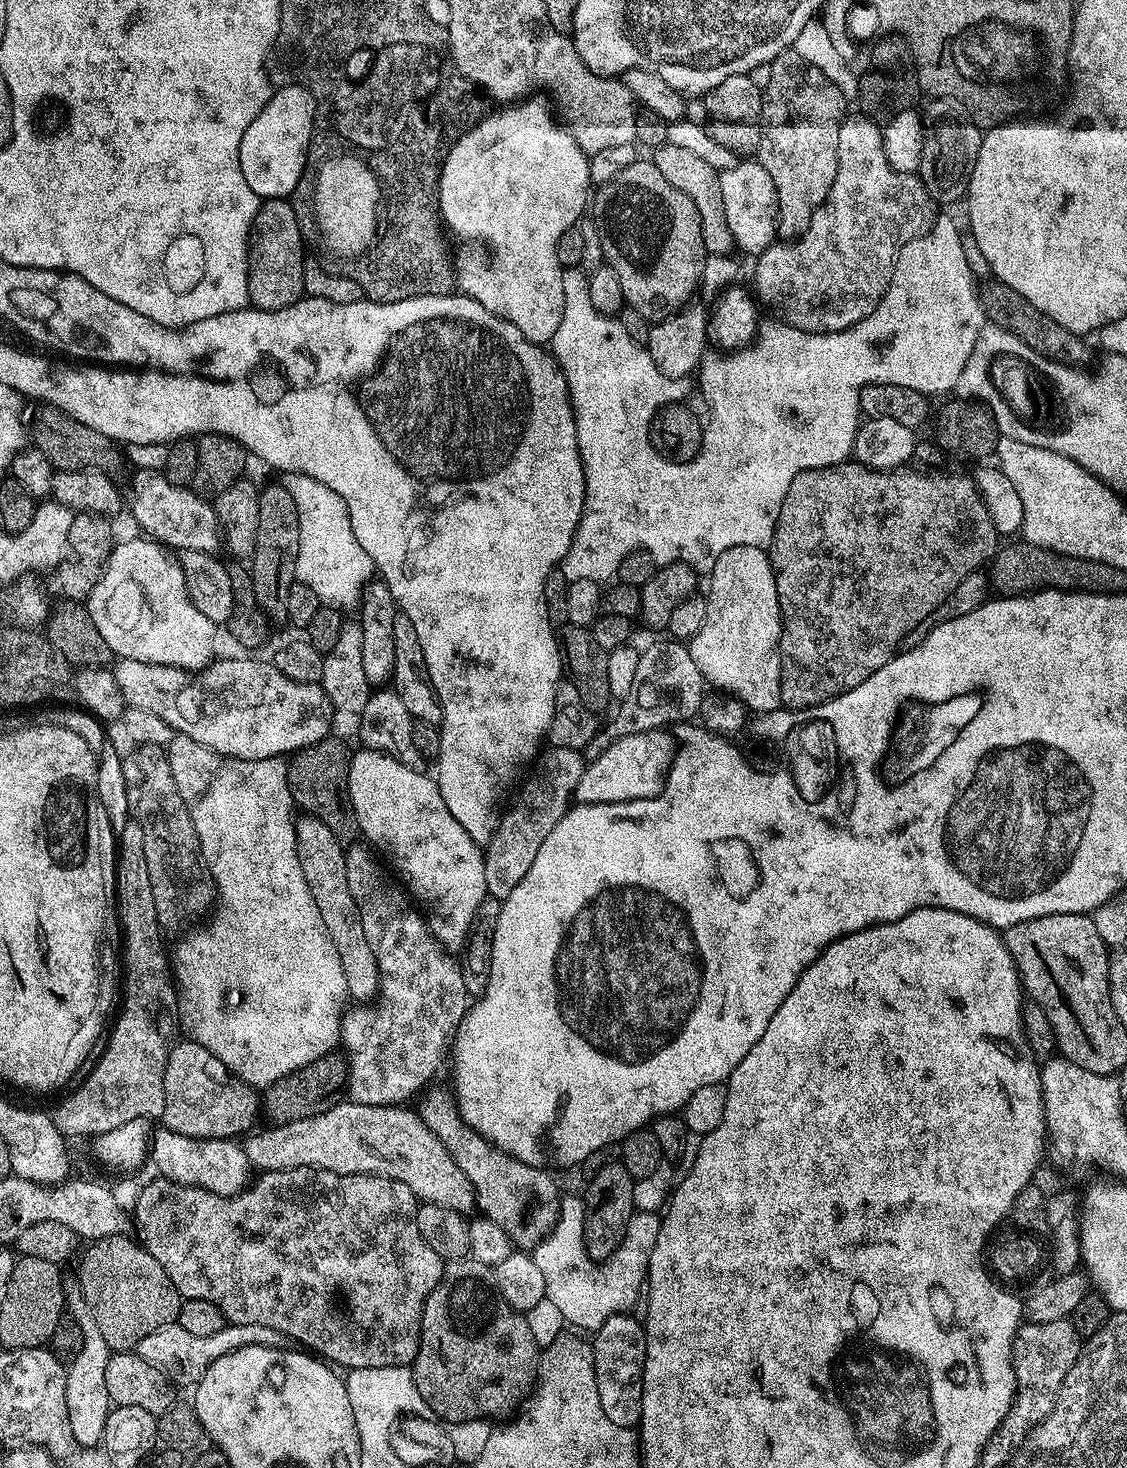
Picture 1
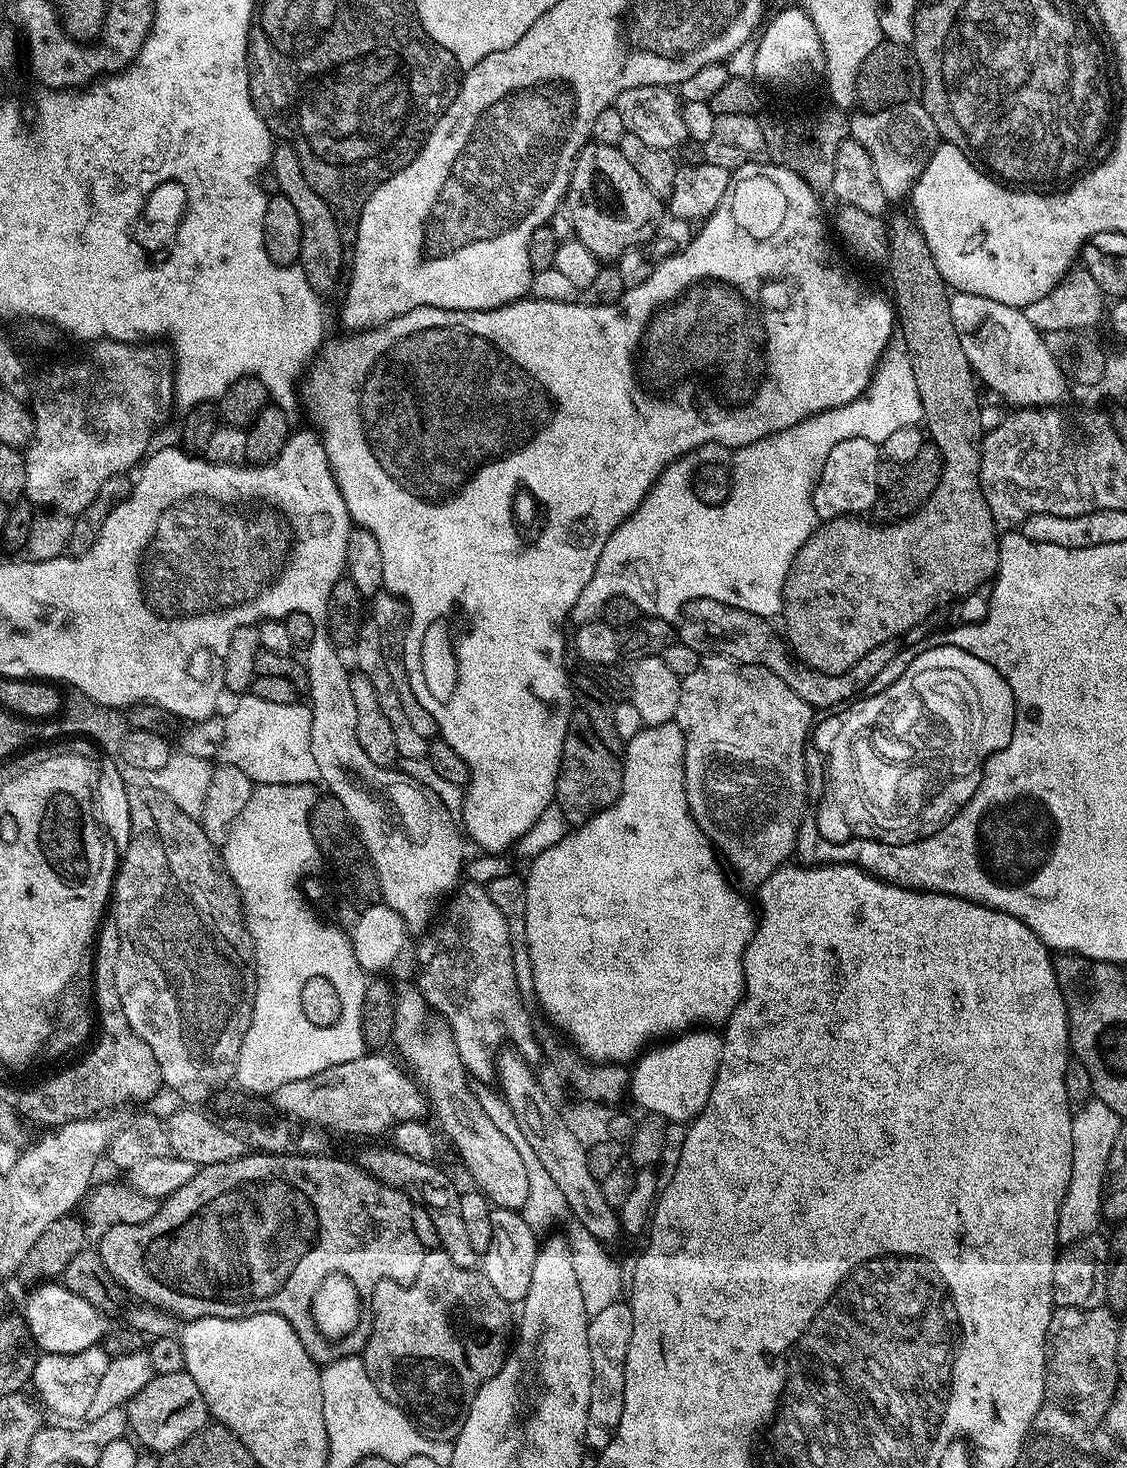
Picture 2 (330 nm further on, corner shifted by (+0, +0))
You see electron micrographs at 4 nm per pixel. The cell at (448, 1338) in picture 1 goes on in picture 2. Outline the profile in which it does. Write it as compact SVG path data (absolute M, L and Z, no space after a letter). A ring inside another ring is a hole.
M439 1250L425 1251L422 1258L422 1270L418 1270L418 1278L414 1278L412 1284L402 1285L393 1280L383 1280L378 1282L375 1288L372 1289L370 1299L372 1299L373 1312L372 1328L367 1329L368 1341L364 1343L362 1353L366 1374L374 1382L378 1394L382 1394L382 1398L386 1398L386 1402L398 1406L398 1410L402 1410L407 1414L417 1433L423 1439L425 1436L428 1440L455 1441L456 1436L466 1422L466 1414L470 1414L470 1406L474 1402L478 1390L487 1380L494 1378L494 1374L498 1374L498 1370L504 1364L505 1356L510 1351L510 1329L514 1324L514 1316L512 1320L512 1312L508 1309L511 1308L509 1301L504 1300L502 1294L498 1294L498 1290L494 1290L494 1286L490 1286L490 1282L484 1277L483 1271L454 1266L454 1262L450 1262L447 1254Z

